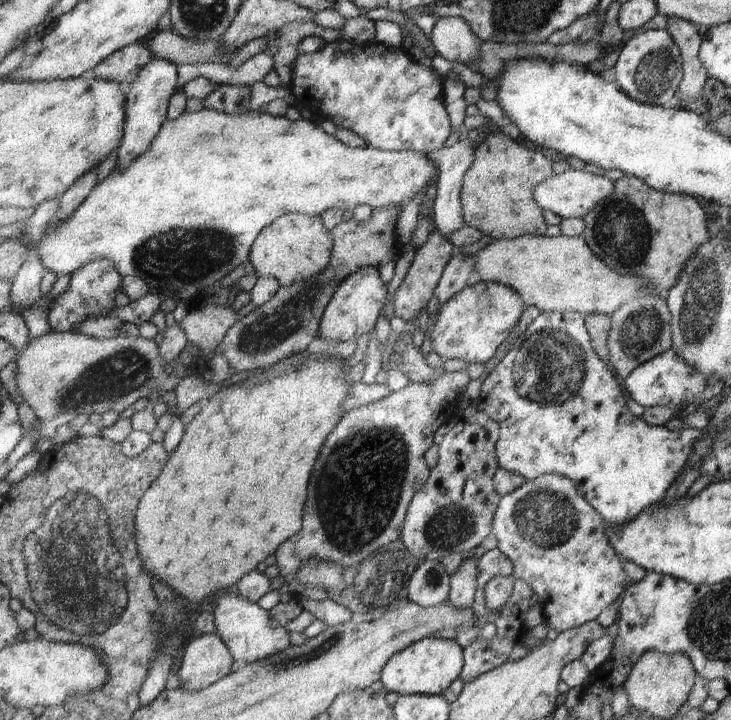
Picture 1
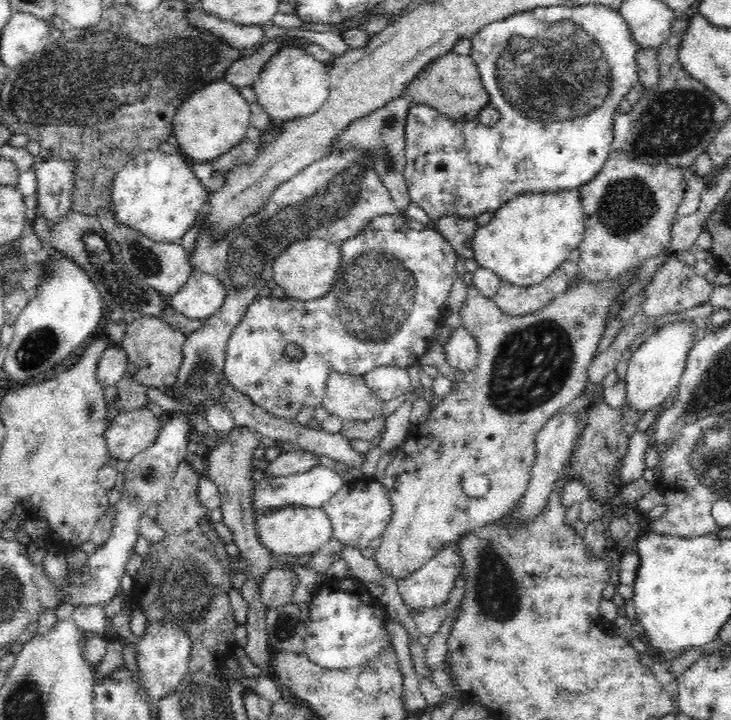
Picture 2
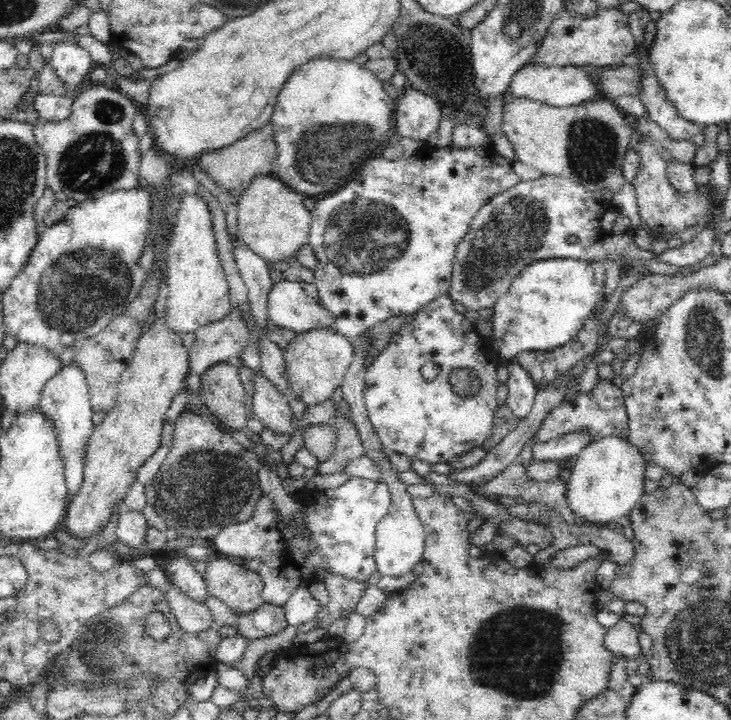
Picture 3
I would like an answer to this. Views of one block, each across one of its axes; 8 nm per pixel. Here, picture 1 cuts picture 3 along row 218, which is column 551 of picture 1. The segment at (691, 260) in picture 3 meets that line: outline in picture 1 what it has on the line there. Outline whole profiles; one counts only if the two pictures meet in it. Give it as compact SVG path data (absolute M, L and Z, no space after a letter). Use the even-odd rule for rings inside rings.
M559 473L537 475L502 496L495 513L493 534L498 538L498 548L514 565L513 577L526 582L537 596L547 629L560 633L595 621L601 610L616 603L622 594L627 575L609 546L604 529L601 516L575 490L571 480Z

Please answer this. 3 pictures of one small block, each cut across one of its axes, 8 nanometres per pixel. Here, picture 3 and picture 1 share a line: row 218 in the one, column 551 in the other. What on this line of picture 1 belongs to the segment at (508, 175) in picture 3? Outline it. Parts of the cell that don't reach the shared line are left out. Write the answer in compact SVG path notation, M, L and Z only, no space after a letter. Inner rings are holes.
M541 311L530 324L528 324L515 342L513 347L505 352L502 360L486 376L481 386L481 396L476 401L477 405L483 409L493 420L496 420L501 426L500 439L496 444L498 452L498 461L504 469L519 473L526 480L531 480L537 475L546 475L547 473L559 473L571 480L575 490L587 501L587 504L601 516L605 528L611 527L613 530L621 528L628 520L636 517L641 511L649 507L650 504L659 503L664 492L673 482L673 479L687 460L695 440L699 440L703 429L694 429L684 425L679 430L670 431L664 425L648 425L643 422L641 417L635 417L627 408L625 396L621 388L615 381L614 374L602 360L595 354L591 348L591 343L584 325L583 315L574 312L559 311Z

